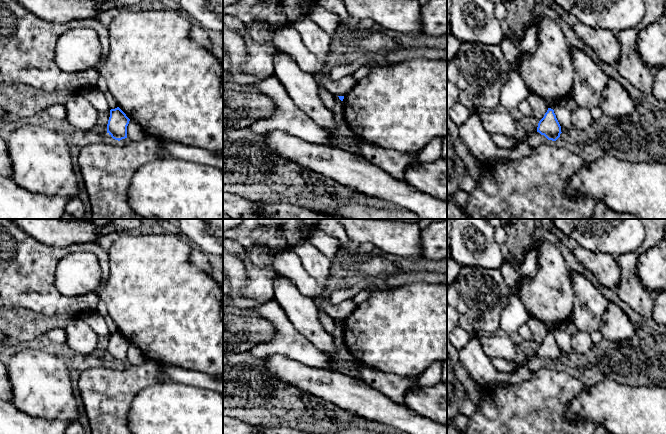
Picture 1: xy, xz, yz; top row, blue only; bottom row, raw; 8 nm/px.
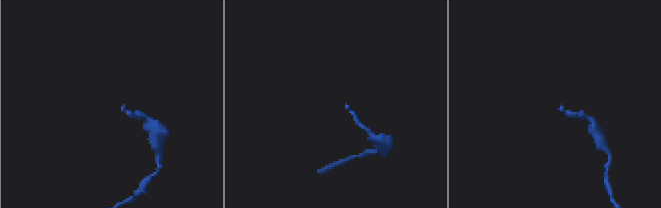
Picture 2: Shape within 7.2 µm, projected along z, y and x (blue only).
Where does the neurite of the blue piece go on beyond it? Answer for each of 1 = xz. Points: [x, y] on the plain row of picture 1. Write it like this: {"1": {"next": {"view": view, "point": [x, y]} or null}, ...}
{"1": {"next": null}}

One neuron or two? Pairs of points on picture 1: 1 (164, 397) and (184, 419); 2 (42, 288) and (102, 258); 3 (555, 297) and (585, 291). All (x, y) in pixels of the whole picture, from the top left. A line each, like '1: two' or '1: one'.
1: one
2: one
3: two

